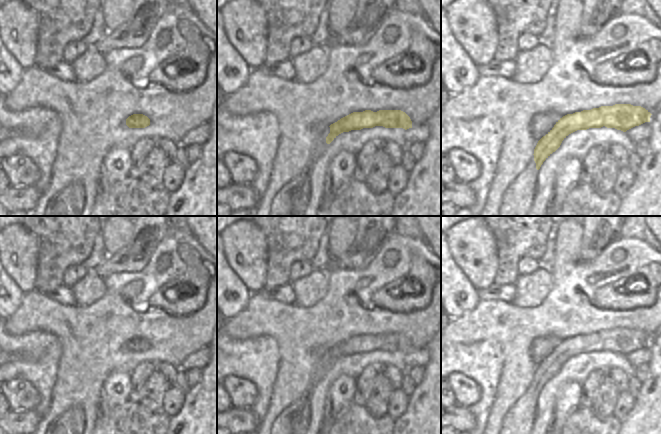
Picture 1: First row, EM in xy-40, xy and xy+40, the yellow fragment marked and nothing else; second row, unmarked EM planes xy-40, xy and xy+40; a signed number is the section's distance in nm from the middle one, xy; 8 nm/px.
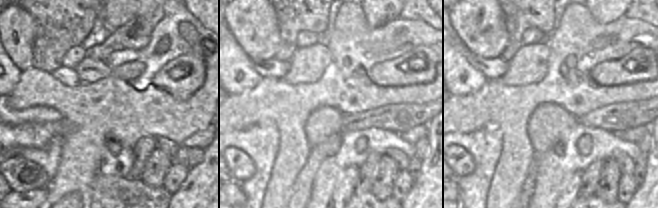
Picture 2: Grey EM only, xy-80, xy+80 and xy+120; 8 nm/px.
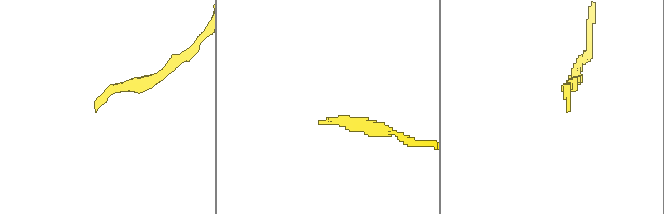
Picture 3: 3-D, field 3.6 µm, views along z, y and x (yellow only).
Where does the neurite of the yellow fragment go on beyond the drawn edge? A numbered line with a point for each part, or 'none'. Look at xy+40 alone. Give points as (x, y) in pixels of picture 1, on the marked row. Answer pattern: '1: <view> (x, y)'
1: xy+40 (514, 203)

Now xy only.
1: xy (287, 202)

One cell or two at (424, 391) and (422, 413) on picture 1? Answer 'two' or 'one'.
one

